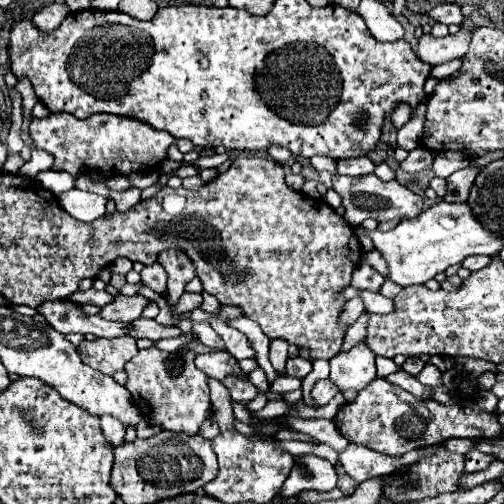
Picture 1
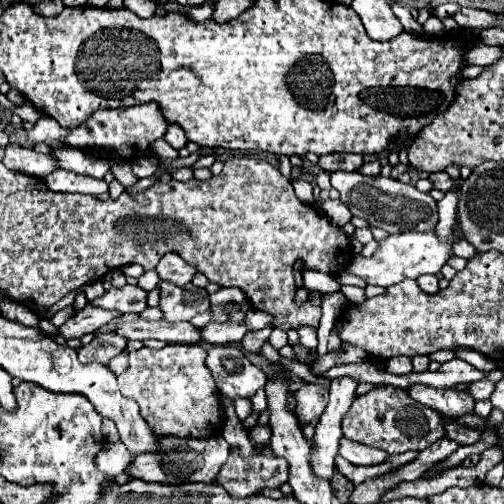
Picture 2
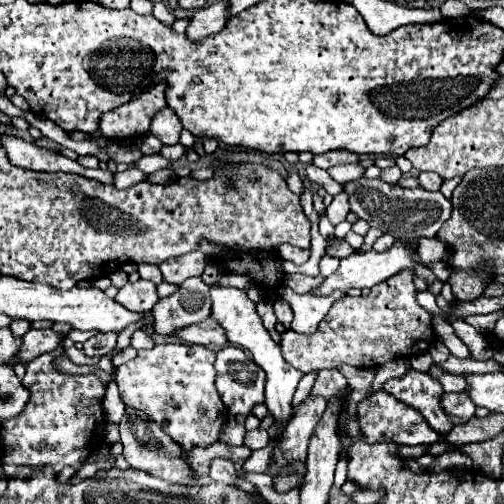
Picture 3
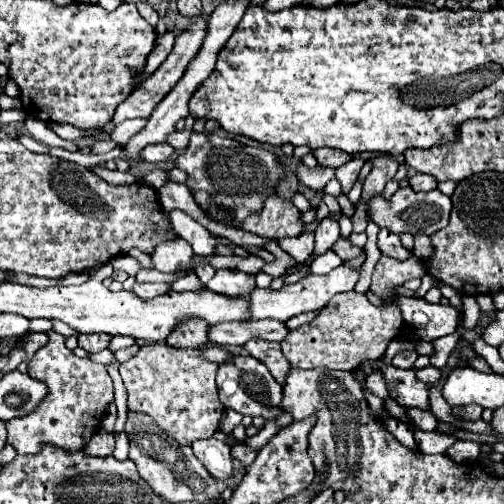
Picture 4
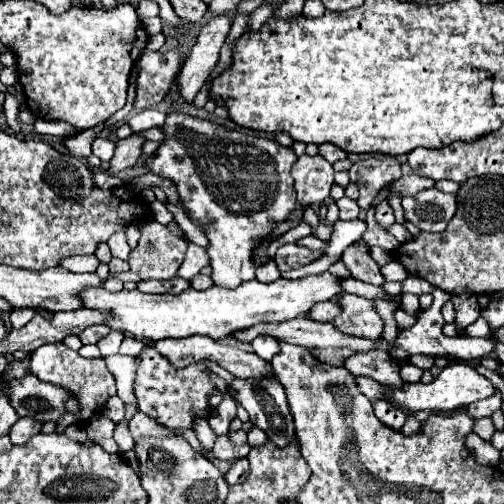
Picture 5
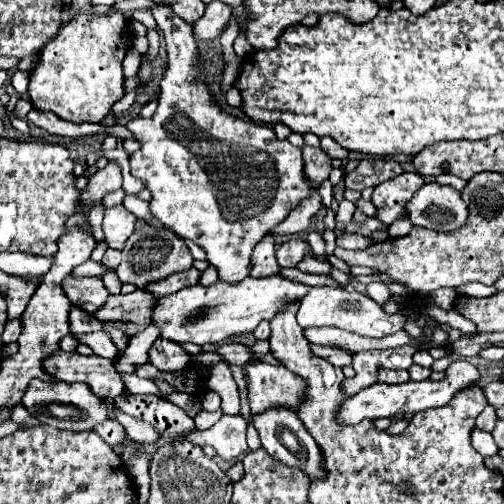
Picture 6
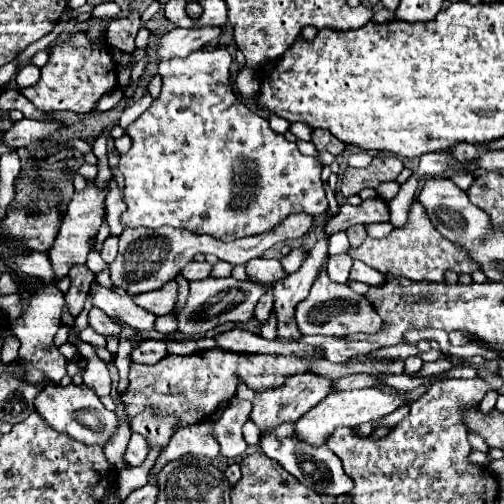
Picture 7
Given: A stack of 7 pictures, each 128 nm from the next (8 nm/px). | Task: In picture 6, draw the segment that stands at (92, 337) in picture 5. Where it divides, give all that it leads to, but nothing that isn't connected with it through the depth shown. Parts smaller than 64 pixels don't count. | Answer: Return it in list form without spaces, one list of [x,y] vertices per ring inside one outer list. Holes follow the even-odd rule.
[[[72,308],[70,310],[70,332],[80,336],[80,334],[88,334],[88,332],[98,332],[102,330],[102,324],[88,312],[80,310],[80,308]]]

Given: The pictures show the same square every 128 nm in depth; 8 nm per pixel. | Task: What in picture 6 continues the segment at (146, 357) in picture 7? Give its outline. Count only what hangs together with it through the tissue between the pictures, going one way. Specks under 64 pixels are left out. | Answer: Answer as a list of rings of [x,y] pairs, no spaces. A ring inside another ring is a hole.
[[[158,338],[150,348],[150,364],[154,364],[158,370],[174,372],[174,370],[182,370],[182,368],[190,366],[192,358],[182,348],[182,344]]]

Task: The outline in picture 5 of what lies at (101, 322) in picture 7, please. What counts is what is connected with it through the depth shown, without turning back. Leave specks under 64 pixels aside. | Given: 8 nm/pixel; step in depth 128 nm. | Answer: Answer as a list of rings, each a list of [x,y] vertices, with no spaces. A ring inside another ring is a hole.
[[[128,336],[122,346],[120,346],[120,354],[126,354],[126,356],[138,356],[144,348],[144,342],[142,340],[136,340],[132,336]]]

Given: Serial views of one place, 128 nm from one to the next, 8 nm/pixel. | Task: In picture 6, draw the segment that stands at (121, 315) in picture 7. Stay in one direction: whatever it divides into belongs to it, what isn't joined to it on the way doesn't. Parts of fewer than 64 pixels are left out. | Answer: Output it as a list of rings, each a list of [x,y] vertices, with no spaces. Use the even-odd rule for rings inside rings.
[[[70,274],[68,278],[62,280],[62,288],[64,288],[64,294],[68,296],[70,304],[78,306],[80,310],[86,310],[86,312],[96,312],[110,296],[102,278],[96,278],[96,276]]]

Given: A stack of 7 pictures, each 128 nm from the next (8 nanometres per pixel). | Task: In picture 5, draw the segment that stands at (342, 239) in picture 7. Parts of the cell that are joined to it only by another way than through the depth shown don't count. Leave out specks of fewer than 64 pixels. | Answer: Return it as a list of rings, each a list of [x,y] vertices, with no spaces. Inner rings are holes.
[[[344,196],[336,204],[338,204],[340,220],[356,220],[358,218],[360,208],[356,204],[356,200]]]

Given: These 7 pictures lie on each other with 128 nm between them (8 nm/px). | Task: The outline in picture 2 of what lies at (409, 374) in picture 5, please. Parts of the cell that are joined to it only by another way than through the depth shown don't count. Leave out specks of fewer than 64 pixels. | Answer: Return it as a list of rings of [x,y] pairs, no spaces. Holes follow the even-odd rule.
[[[478,380],[478,382],[472,382],[468,390],[474,396],[474,400],[488,400],[488,396],[492,396],[492,392],[494,392],[494,382]]]

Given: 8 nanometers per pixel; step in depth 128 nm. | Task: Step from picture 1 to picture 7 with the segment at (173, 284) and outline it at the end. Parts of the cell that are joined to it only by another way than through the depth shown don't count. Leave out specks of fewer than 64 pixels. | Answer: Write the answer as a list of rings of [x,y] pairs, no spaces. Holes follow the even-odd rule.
[[[304,212],[292,214],[292,216],[286,216],[272,232],[264,232],[260,236],[250,236],[250,238],[240,238],[234,242],[222,242],[222,240],[216,240],[212,236],[198,236],[198,234],[192,234],[186,230],[168,228],[168,226],[162,226],[160,230],[126,228],[124,234],[120,236],[118,256],[110,264],[110,278],[112,278],[116,288],[124,288],[130,296],[152,292],[156,288],[162,288],[166,282],[174,280],[178,276],[178,272],[188,262],[192,262],[192,258],[196,254],[214,254],[220,260],[226,260],[230,264],[246,264],[252,258],[260,258],[276,242],[302,238],[310,230],[312,222],[314,222],[314,218],[304,214]]]

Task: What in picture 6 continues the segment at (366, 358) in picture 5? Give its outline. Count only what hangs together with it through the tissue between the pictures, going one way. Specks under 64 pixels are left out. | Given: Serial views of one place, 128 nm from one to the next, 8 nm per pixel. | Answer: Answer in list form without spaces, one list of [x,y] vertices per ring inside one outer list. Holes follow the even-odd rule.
[[[310,346],[312,352],[324,360],[328,360],[332,366],[338,366],[338,368],[344,368],[344,366],[350,366],[352,364],[352,354],[346,352],[346,350],[338,350],[338,348],[328,348],[328,346]]]

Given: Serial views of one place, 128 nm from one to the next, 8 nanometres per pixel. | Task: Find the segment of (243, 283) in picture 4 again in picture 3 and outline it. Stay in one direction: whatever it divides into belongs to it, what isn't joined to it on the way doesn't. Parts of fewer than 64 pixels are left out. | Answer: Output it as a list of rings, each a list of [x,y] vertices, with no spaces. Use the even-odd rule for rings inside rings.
[[[212,286],[210,290],[212,294],[212,312],[210,312],[210,318],[220,322],[220,326],[224,326],[224,332],[228,336],[228,342],[244,348],[250,352],[252,360],[266,372],[266,400],[264,404],[268,406],[268,412],[272,414],[274,418],[274,424],[278,426],[276,434],[274,434],[274,442],[280,440],[288,420],[292,418],[292,396],[296,392],[296,386],[302,378],[302,372],[292,368],[284,358],[282,358],[282,352],[280,352],[280,346],[272,340],[270,332],[264,328],[262,324],[262,318],[256,314],[256,306],[252,300],[248,300],[246,292],[244,290],[238,290],[238,288],[218,288],[218,286]]]

